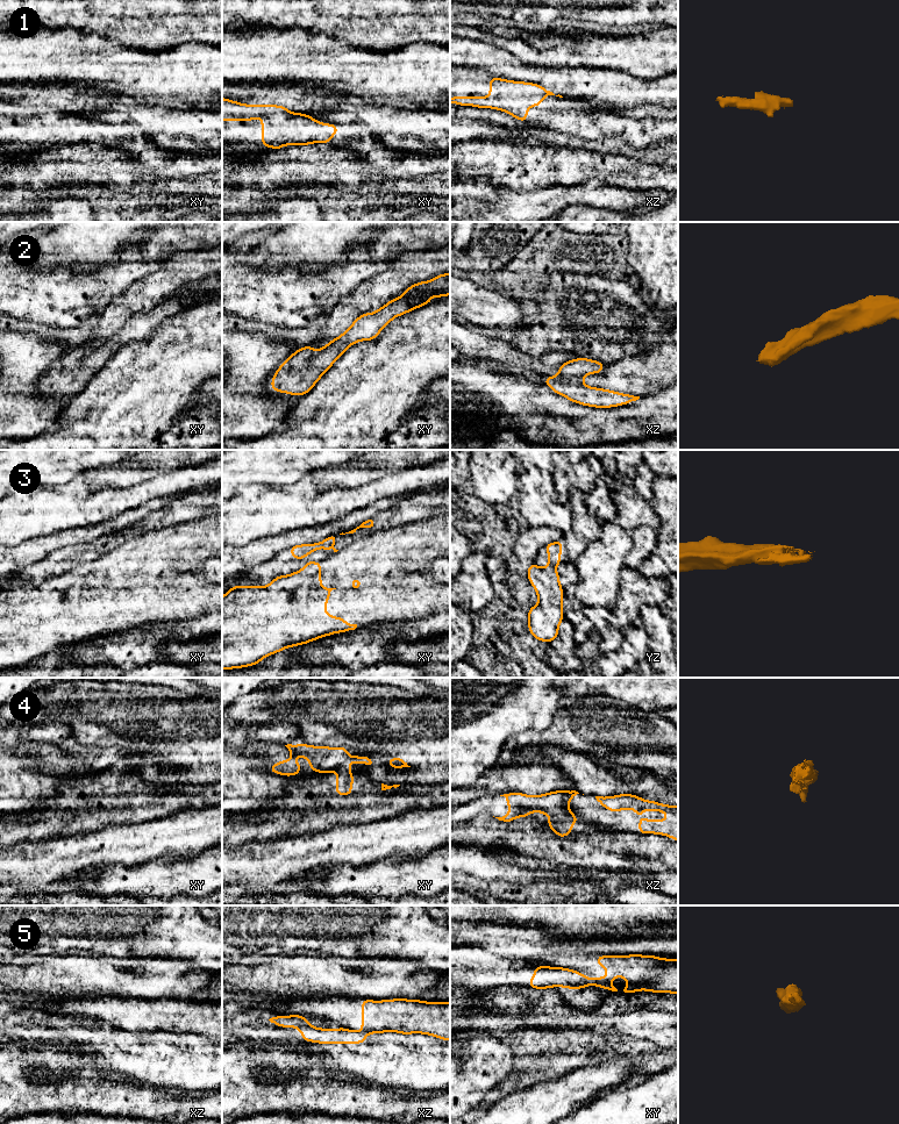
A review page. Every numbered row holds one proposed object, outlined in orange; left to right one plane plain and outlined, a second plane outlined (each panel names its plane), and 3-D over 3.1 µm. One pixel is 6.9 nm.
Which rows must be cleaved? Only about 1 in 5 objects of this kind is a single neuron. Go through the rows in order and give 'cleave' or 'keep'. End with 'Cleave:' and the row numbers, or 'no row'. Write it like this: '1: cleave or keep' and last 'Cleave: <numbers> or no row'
1: keep
2: keep
3: cleave
4: cleave
5: cleave
Cleave: 3, 4, 5

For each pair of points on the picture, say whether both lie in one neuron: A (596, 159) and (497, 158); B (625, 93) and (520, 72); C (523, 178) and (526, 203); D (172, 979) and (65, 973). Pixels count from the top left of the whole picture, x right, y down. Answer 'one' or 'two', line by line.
A: one
B: one
C: two
D: one

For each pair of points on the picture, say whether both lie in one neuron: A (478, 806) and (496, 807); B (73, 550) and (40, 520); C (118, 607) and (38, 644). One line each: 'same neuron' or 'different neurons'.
A: same neuron
B: different neurons
C: same neuron

